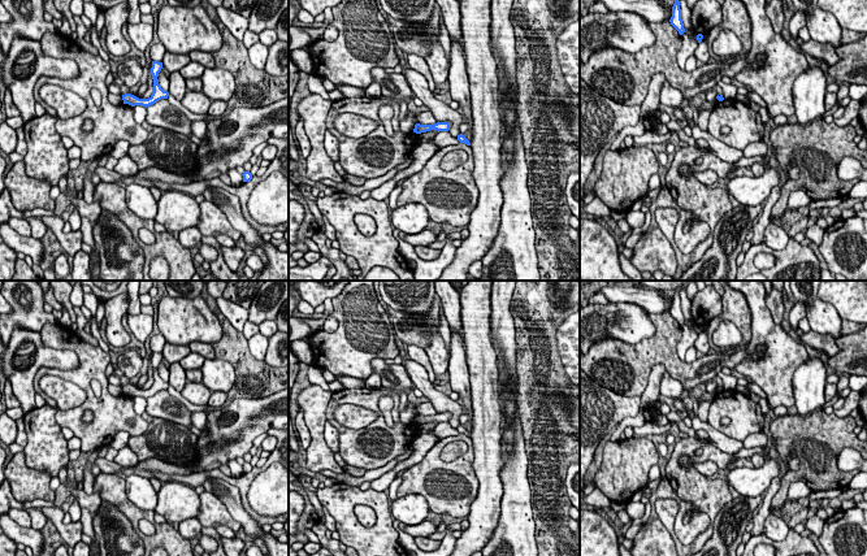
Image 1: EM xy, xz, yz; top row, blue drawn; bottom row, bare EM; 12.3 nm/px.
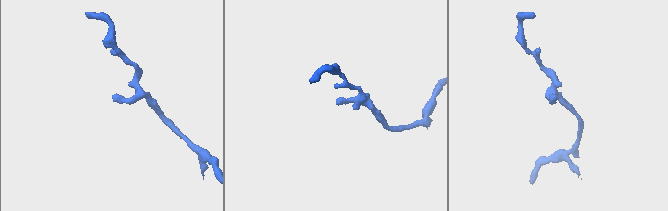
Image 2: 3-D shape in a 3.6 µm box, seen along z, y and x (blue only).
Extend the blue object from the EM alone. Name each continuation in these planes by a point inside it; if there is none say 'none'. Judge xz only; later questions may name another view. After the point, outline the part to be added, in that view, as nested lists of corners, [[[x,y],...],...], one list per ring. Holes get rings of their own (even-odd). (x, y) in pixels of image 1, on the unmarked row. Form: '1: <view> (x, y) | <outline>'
none

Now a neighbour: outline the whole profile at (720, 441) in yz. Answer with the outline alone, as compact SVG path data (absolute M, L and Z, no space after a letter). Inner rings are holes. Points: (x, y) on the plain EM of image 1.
M698 417L692 418L692 427L697 430L705 430L716 448L727 453L736 453L744 448L744 443L727 436L725 434L718 431L707 422L701 421Z

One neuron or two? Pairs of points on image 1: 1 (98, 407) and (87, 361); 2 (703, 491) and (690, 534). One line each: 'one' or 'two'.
1: one
2: two

